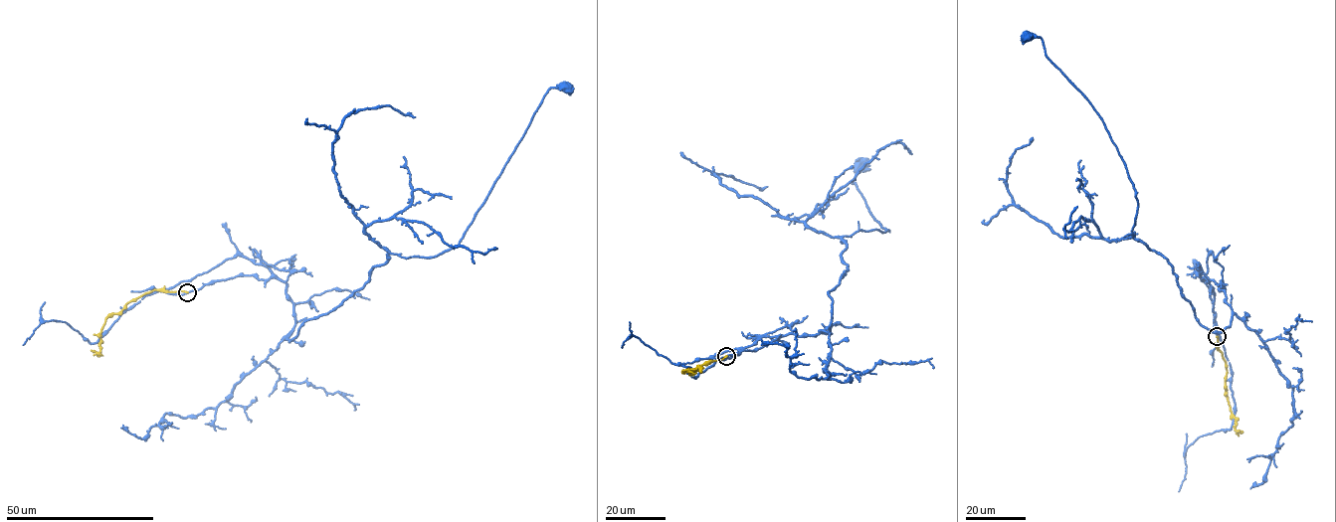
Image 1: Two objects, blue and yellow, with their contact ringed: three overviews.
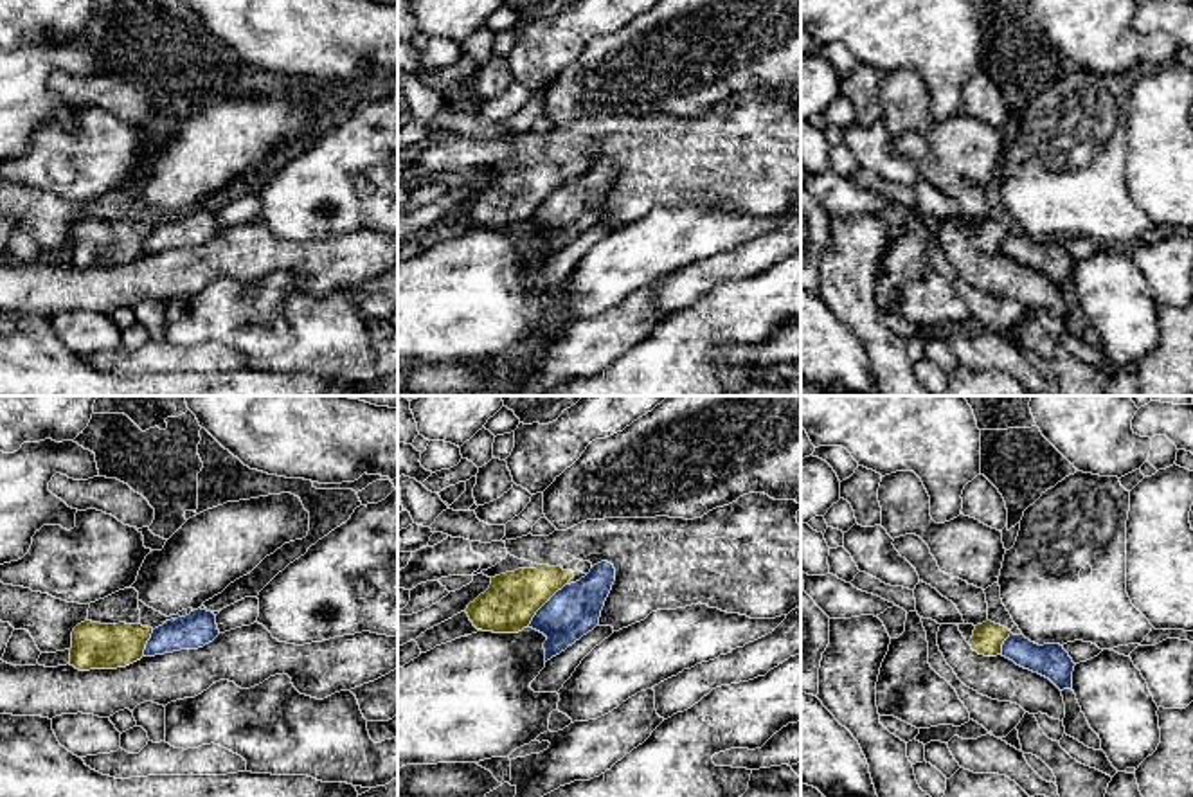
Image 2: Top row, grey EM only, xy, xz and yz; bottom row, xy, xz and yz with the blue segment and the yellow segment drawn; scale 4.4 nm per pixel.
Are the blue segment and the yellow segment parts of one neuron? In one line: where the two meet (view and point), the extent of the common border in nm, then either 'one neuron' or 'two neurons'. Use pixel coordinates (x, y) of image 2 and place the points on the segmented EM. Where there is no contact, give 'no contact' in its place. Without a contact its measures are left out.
xz (544, 605) | 260 nm | two neurons

